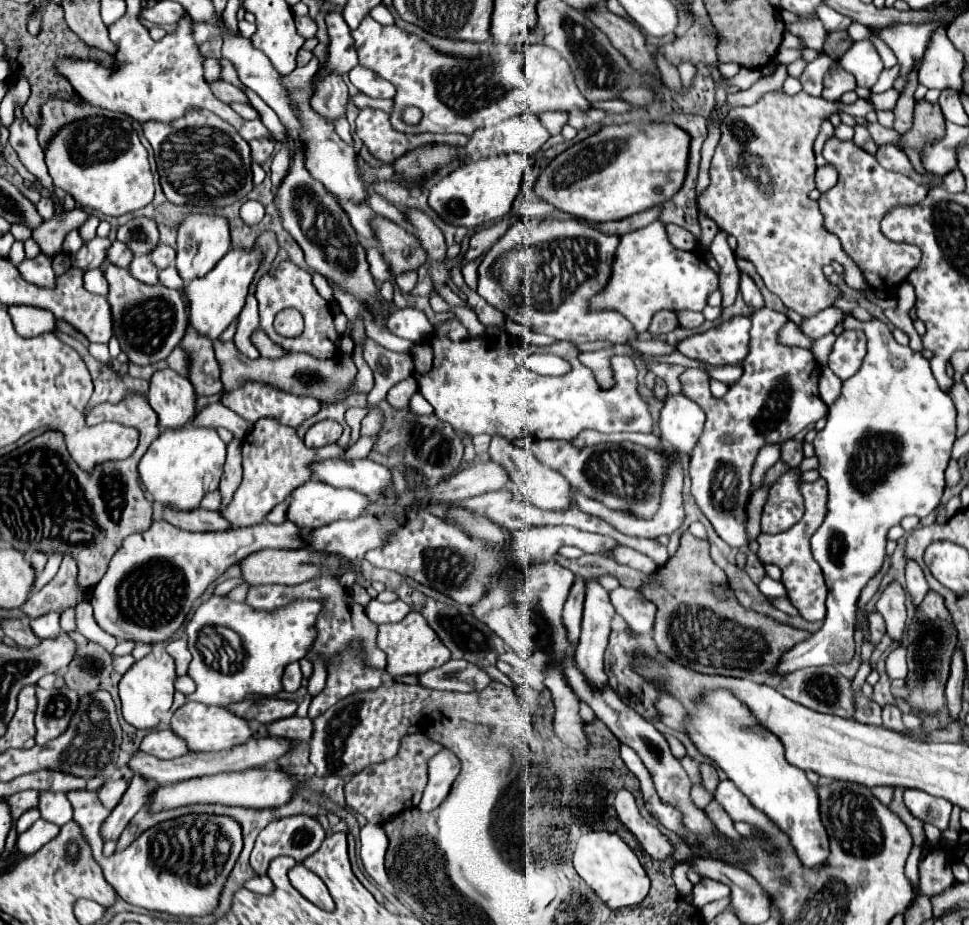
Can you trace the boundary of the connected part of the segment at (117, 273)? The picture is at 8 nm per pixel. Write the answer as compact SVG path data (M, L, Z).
M109 263L103 267L103 277L109 283L107 301L111 305L113 333L119 339L121 351L129 357L131 363L137 365L163 361L179 345L181 335L185 335L187 313L179 293L163 285L145 285L129 277L127 269L119 269Z

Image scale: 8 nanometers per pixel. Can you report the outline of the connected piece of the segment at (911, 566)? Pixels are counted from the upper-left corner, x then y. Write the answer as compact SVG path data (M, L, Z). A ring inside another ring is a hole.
M909 561L909 563L907 563L905 579L907 579L907 593L909 593L911 601L913 601L913 605L915 605L915 607L919 607L919 605L921 605L921 601L925 599L927 591L929 591L929 587L927 587L927 581L925 581L925 577L923 577L921 567L917 567L917 563Z

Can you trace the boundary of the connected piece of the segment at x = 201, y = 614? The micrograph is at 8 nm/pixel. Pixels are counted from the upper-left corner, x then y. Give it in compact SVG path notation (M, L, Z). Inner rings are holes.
M211 597L205 601L187 625L189 651L193 655L189 677L197 685L197 691L187 699L227 707L229 703L243 701L247 695L275 697L281 693L285 665L299 661L301 655L309 651L317 607L321 605L305 601L293 603L289 611L265 615L265 611L253 611L245 607L245 603L231 603L225 597Z

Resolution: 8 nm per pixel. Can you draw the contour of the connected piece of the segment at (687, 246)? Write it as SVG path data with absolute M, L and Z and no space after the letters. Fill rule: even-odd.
M669 223L665 227L667 227L667 235L669 235L669 241L673 243L673 247L685 249L685 251L693 251L695 249L697 239L687 229L683 229L679 225L673 225L673 223Z

